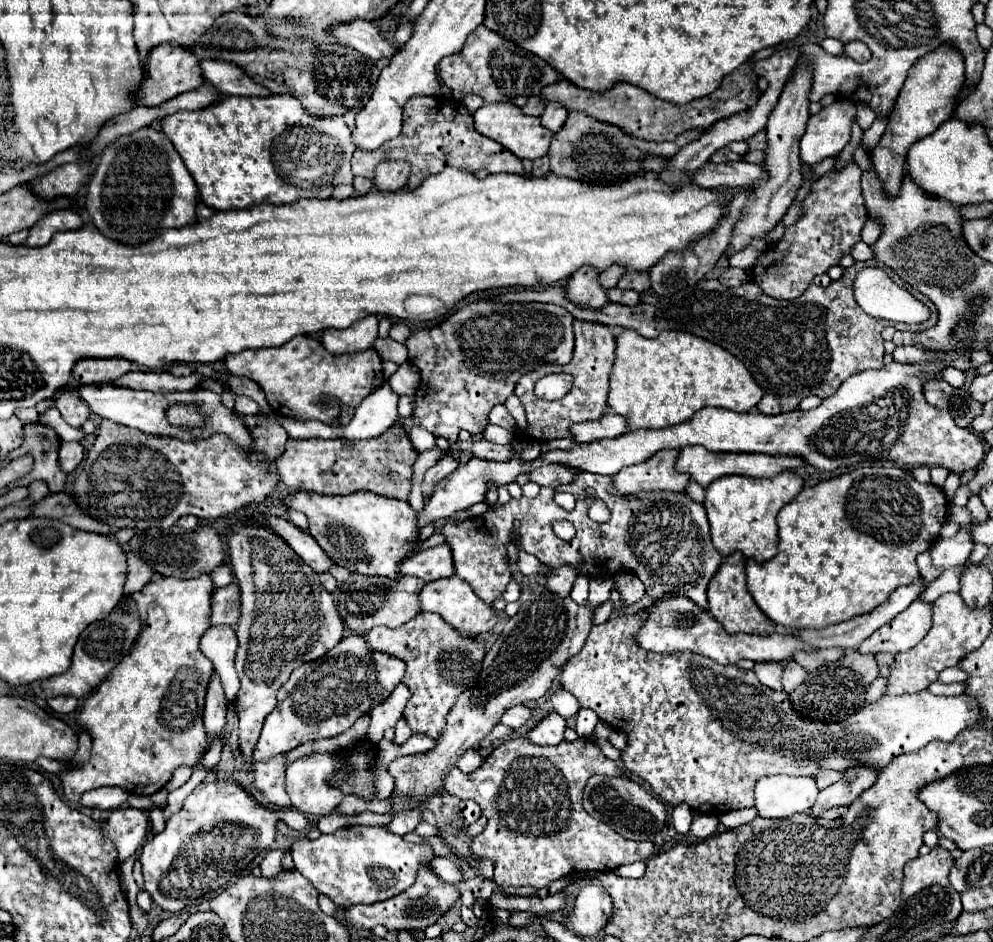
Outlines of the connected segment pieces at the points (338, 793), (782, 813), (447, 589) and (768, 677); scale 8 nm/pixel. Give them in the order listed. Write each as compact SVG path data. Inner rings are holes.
M342 750L332 752L332 754L312 754L312 756L296 760L288 766L288 770L286 770L286 792L288 792L292 806L296 810L306 812L306 814L314 814L314 818L320 818L320 816L330 814L332 808L344 800L342 790L336 790L336 788L326 784L326 776L336 770L336 766L342 762L342 756L346 758L346 754Z
M768 776L756 782L756 810L762 818L786 818L806 812L818 796L814 778Z
M458 576L428 582L420 592L420 608L422 608L422 612L440 614L446 624L450 624L456 632L460 632L462 636L468 636L468 638L476 638L480 634L492 630L492 626L498 620L494 608L480 602L478 596L472 592L472 588L468 584L464 584L464 580L460 580Z
M758 662L754 666L754 672L758 676L758 680L768 686L768 688L774 688L774 690L782 690L782 672L784 672L784 666L780 662Z

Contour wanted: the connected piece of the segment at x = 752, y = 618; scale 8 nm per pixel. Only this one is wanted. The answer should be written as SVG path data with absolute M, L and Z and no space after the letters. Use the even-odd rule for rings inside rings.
M734 552L732 556L726 556L716 574L712 576L708 584L708 612L724 626L728 634L758 634L758 636L768 636L774 632L774 624L760 612L752 596L746 592L746 574L744 574L744 554Z

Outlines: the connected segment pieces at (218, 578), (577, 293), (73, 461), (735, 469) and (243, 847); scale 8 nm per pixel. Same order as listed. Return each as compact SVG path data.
M226 562L220 564L220 566L216 566L210 576L212 576L212 580L214 580L216 586L224 586L224 580L222 580L222 578L234 578L234 576L232 576L232 570L230 570L230 566L228 566Z
M582 266L568 278L568 298L576 304L588 306L588 308L600 308L608 304L606 290L600 286L598 270L592 266Z
M62 442L60 444L58 464L66 474L70 474L80 464L82 458L84 458L84 446L80 442Z
M688 446L680 450L680 456L676 460L676 470L680 474L688 474L694 482L698 482L702 488L708 488L716 478L728 476L728 474L742 474L742 476L752 476L752 478L770 478L782 470L794 470L798 466L804 466L804 462L796 456L780 456L780 454L744 454L744 452L710 452L704 446Z
M234 782L198 784L182 810L166 820L166 828L142 846L144 890L160 908L182 912L190 902L226 886L262 850L268 850L276 836L276 820L274 810L256 802Z

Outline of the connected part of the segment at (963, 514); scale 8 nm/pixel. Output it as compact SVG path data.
M952 506L948 520L954 522L954 524L958 524L958 526L962 526L962 524L966 524L966 522L974 522L974 518L972 518L972 514L970 514L970 510L968 510L966 506L964 506L964 508Z

